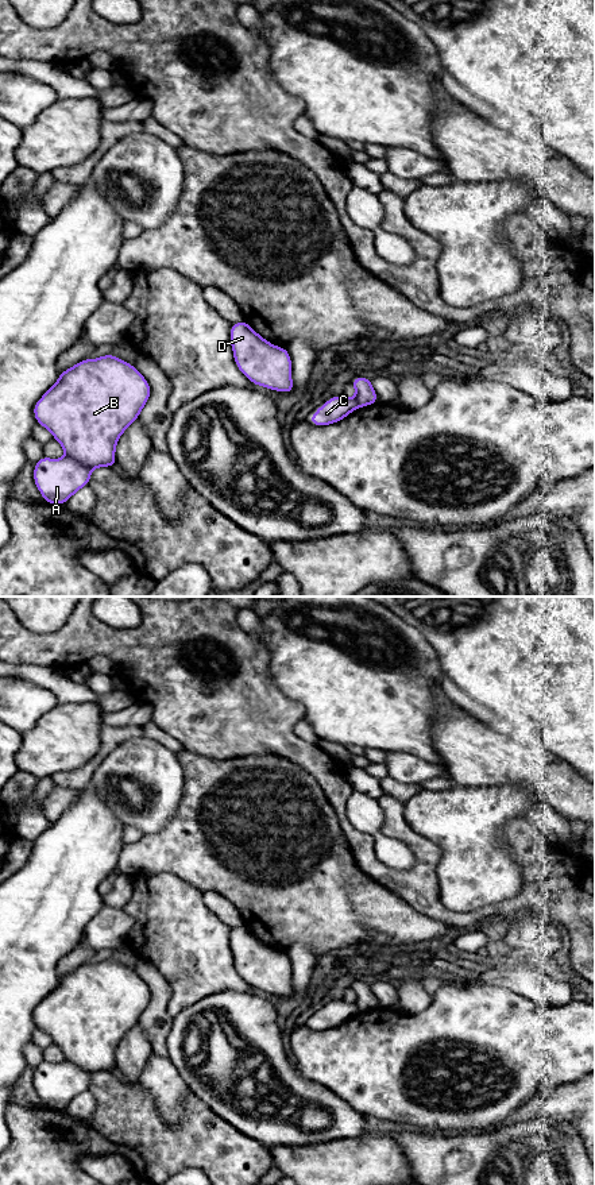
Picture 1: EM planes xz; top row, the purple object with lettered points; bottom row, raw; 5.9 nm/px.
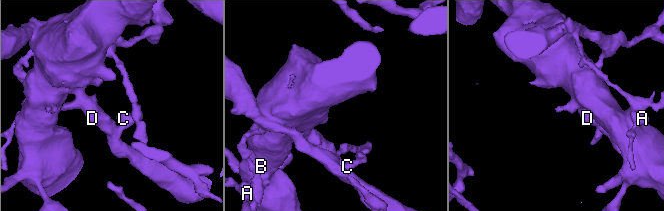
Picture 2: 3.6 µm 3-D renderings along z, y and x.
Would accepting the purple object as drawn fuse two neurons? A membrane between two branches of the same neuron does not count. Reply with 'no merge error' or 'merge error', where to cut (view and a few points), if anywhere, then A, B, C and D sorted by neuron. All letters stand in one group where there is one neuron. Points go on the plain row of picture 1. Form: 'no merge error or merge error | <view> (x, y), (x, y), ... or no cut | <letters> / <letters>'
merge error | xz (66, 1060), (92, 1073) | A / B C D

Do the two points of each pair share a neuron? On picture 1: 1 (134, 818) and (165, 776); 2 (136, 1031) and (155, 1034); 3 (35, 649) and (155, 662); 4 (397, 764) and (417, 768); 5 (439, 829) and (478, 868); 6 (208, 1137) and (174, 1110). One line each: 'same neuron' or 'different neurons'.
1: same neuron
2: different neurons
3: same neuron
4: same neuron
5: same neuron
6: different neurons

